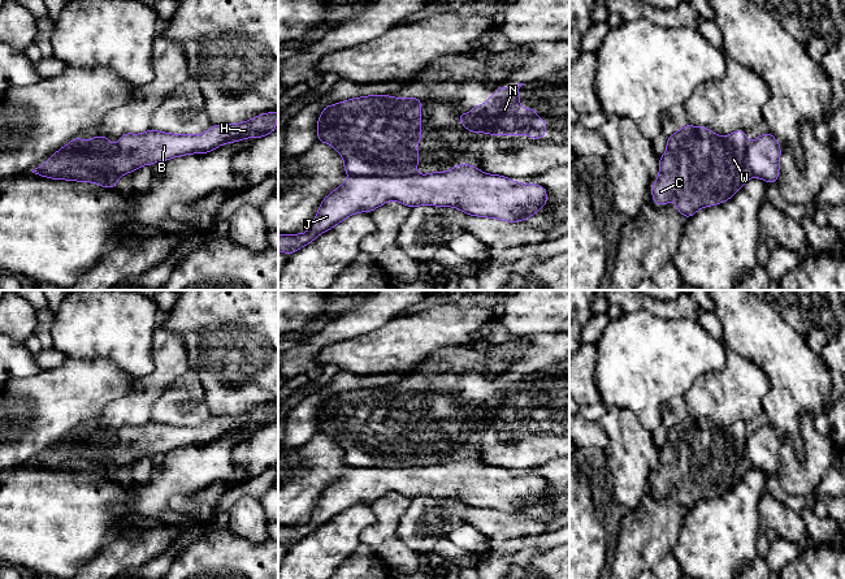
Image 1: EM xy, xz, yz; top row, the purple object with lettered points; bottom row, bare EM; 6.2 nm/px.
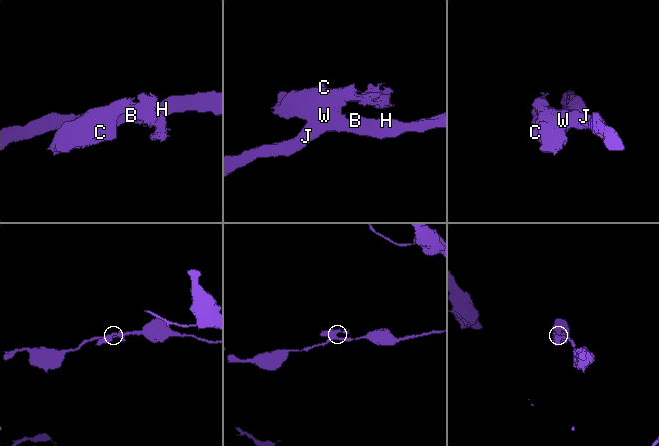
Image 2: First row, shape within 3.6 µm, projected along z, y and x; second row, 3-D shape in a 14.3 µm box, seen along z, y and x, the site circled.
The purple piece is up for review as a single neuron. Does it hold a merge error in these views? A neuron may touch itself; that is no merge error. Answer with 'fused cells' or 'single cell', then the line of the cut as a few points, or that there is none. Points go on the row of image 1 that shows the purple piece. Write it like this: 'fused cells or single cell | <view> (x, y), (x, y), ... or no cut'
fused cells | xy (53, 154), (69, 155), (92, 171), (121, 175)

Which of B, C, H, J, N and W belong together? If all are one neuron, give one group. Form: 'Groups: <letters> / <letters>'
Groups: B H J / C N W

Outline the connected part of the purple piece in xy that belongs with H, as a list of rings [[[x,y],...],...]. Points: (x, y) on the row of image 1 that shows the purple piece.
[[[278,111],[257,114],[240,124],[212,125],[203,134],[172,134],[147,130],[140,134],[124,133],[112,151],[100,151],[87,144],[68,143],[55,152],[56,156],[70,155],[75,164],[92,172],[126,174],[142,165],[186,156],[208,154],[225,143],[246,138],[261,138],[277,130]]]

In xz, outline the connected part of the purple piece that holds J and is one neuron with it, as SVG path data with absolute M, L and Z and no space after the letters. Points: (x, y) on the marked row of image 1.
M471 164L429 174L350 176L322 199L307 233L280 234L278 252L294 254L344 219L372 212L395 200L411 208L422 204L454 207L468 216L525 221L547 203L547 191L537 183L519 183L488 174Z

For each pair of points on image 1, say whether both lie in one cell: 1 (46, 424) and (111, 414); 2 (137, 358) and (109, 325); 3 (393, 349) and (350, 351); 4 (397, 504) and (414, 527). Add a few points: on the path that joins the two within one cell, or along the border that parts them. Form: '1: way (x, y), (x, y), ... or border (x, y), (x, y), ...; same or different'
1: border (124, 397), (111, 401), (95, 420); different
2: way (129, 351), (128, 344), (117, 333); same
3: way (382, 350), (360, 351); same
4: border (412, 500), (399, 519), (395, 535); different

